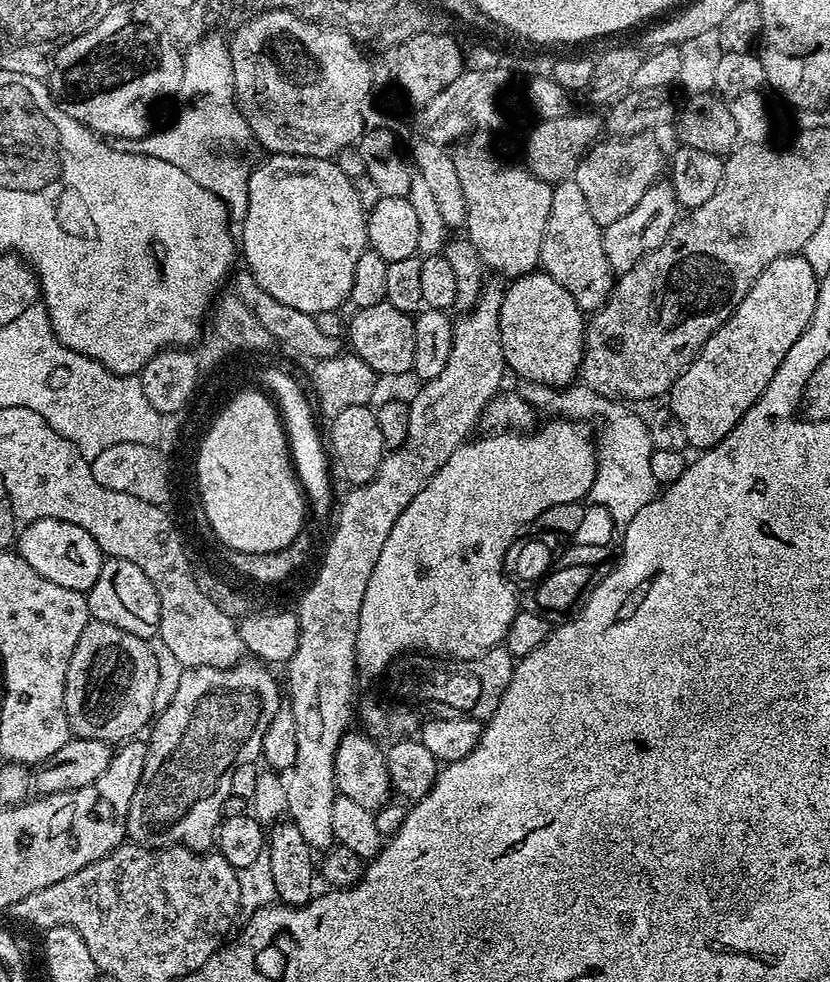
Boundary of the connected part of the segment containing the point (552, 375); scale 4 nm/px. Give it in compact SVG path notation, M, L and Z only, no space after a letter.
M537 270L535 272L527 272L525 276L517 276L504 289L504 297L501 302L500 312L501 334L500 341L502 342L502 354L504 355L504 363L509 369L512 368L517 373L515 374L521 380L533 380L536 383L548 384L550 387L557 389L567 388L577 379L580 363L584 357L584 330L586 327L585 313L581 312L580 307L574 302L572 295L562 286L558 286L558 282L554 282L554 278L550 278L547 272Z

